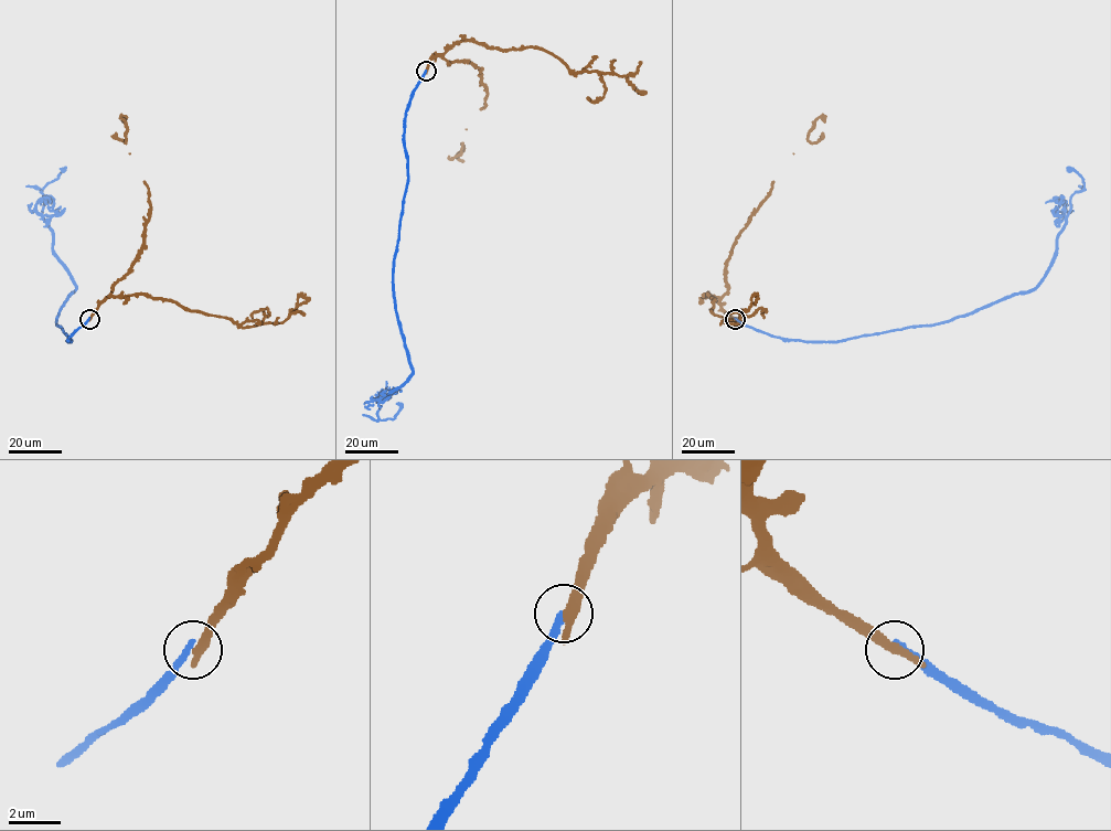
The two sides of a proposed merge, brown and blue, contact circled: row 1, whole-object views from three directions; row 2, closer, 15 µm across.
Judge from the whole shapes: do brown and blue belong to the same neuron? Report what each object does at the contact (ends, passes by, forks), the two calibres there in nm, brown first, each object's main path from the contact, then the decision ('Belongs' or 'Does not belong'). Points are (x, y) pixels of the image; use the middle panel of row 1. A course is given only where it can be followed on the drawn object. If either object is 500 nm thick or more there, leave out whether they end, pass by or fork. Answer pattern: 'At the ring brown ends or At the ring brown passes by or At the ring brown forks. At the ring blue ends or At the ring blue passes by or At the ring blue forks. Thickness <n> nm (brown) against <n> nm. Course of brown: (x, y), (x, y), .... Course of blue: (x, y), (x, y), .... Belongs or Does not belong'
At the ring brown passes by. At the ring blue ends. Thickness 300 nm (brown) against 280 nm. Course of brown: (426, 70), (434, 57), (469, 40), (501, 50), (537, 46), (570, 71), (616, 73), (644, 92), (636, 89). Course of blue: (426, 70), (405, 113), (407, 183), (393, 284), (412, 373), (378, 404), (380, 419), (393, 418), (396, 404). Does not belong

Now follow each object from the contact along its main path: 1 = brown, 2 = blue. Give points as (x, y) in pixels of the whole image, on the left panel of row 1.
1: (89, 318), (106, 298), (118, 296), (173, 300), (243, 327), (279, 323), (301, 295), (308, 299), (299, 305)
2: (89, 318), (71, 342), (56, 321), (75, 285), (42, 214), (41, 191), (60, 168)

